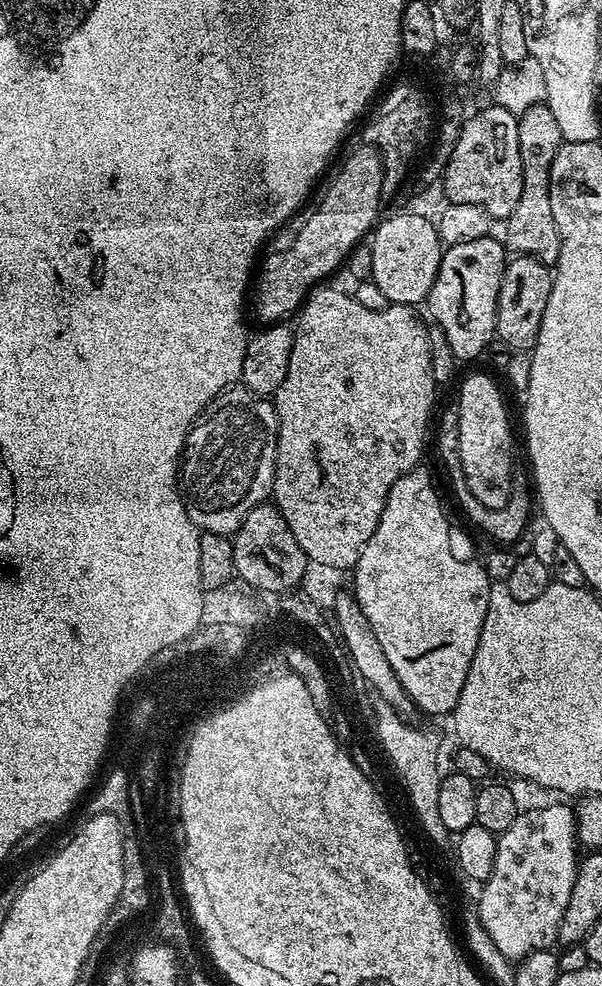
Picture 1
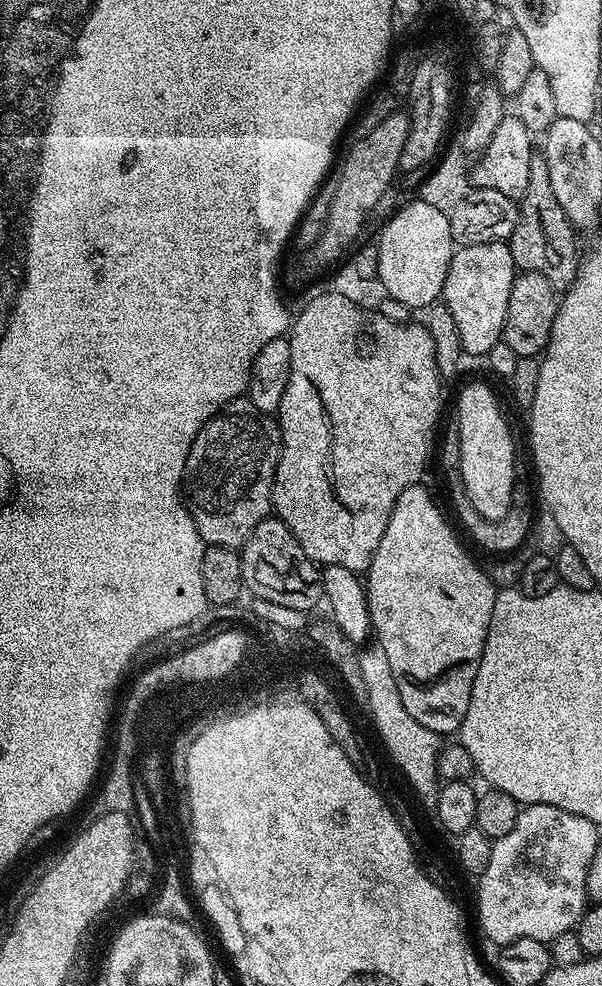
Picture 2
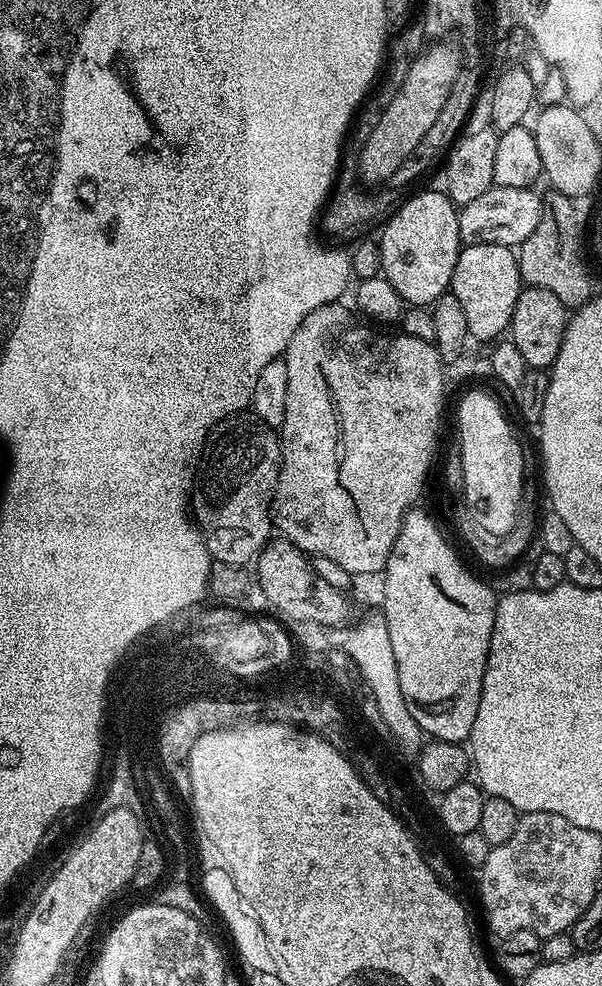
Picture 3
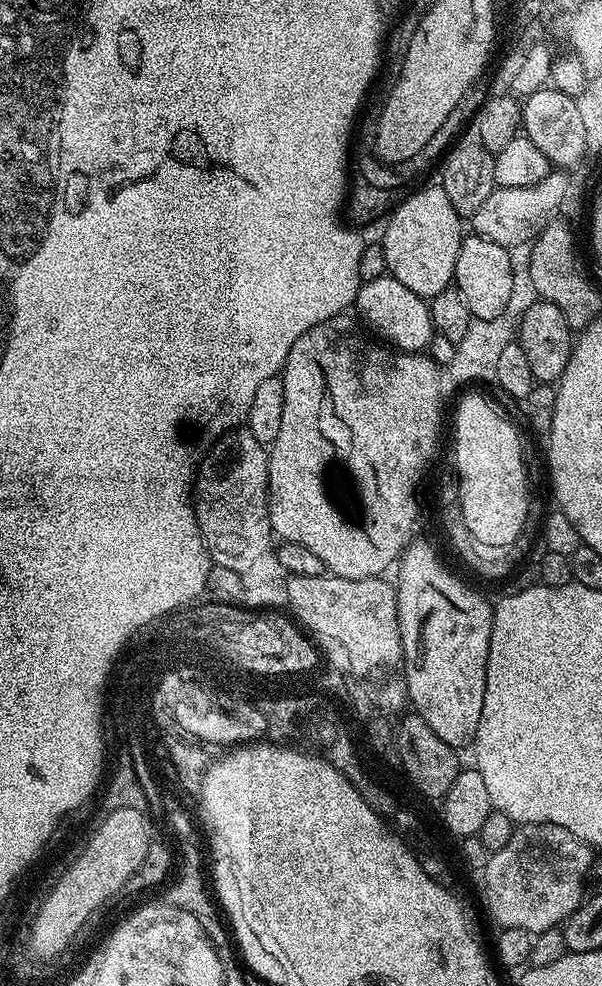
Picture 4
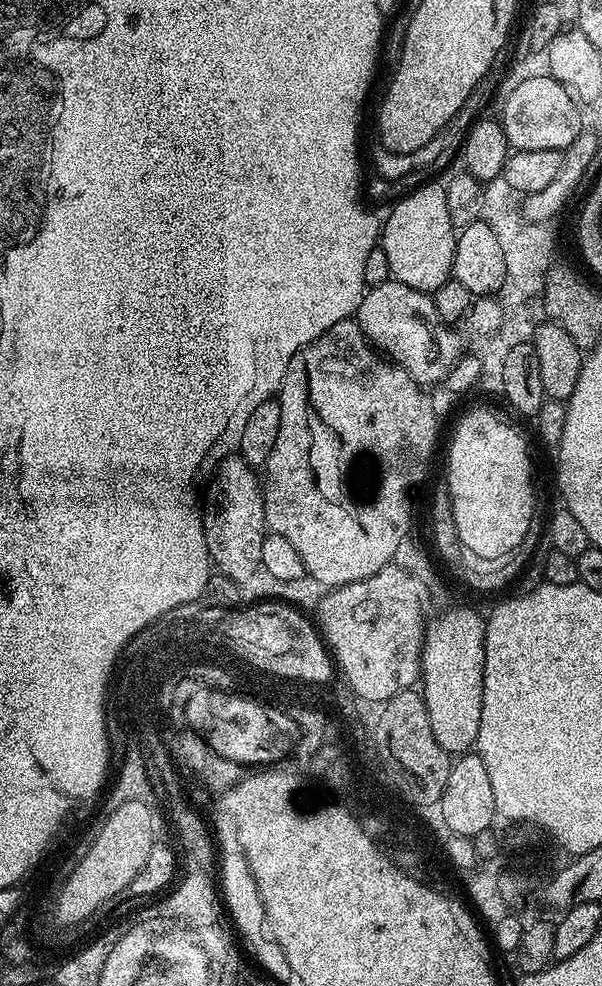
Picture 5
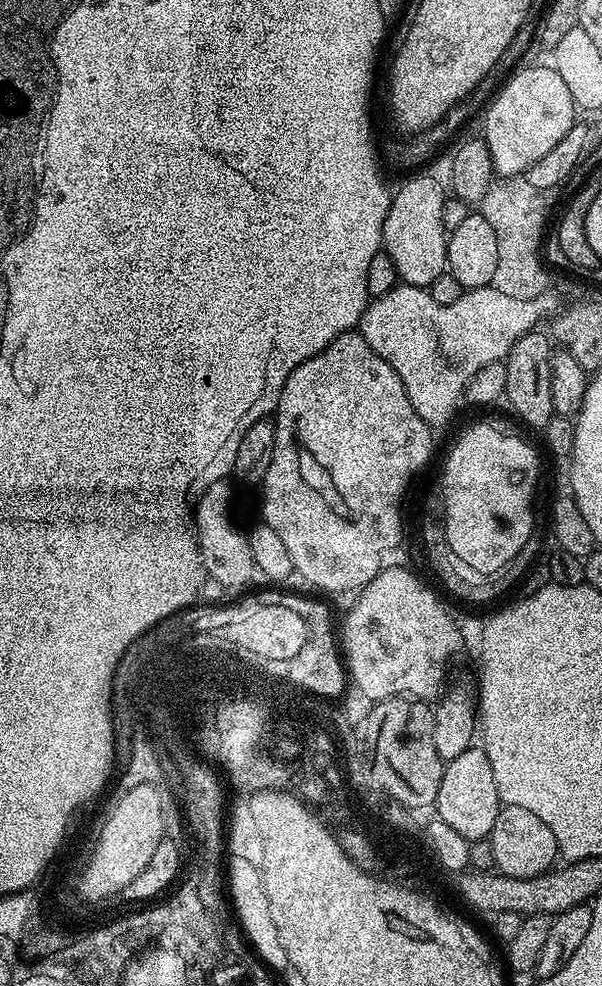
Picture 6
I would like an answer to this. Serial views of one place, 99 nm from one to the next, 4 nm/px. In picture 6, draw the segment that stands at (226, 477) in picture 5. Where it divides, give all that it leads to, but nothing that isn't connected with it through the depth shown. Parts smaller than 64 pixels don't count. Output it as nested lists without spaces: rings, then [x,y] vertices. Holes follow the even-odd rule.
[[[220,478],[213,479],[196,504],[196,533],[205,575],[222,582],[228,590],[234,590],[246,585],[254,577],[256,567],[254,558],[250,558],[245,529],[240,529],[232,521],[232,492],[222,481]]]

